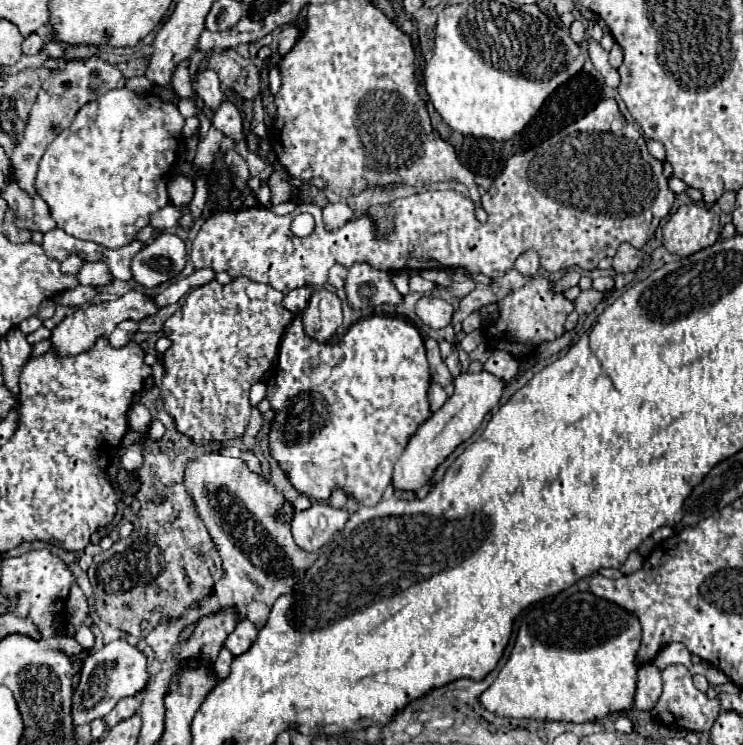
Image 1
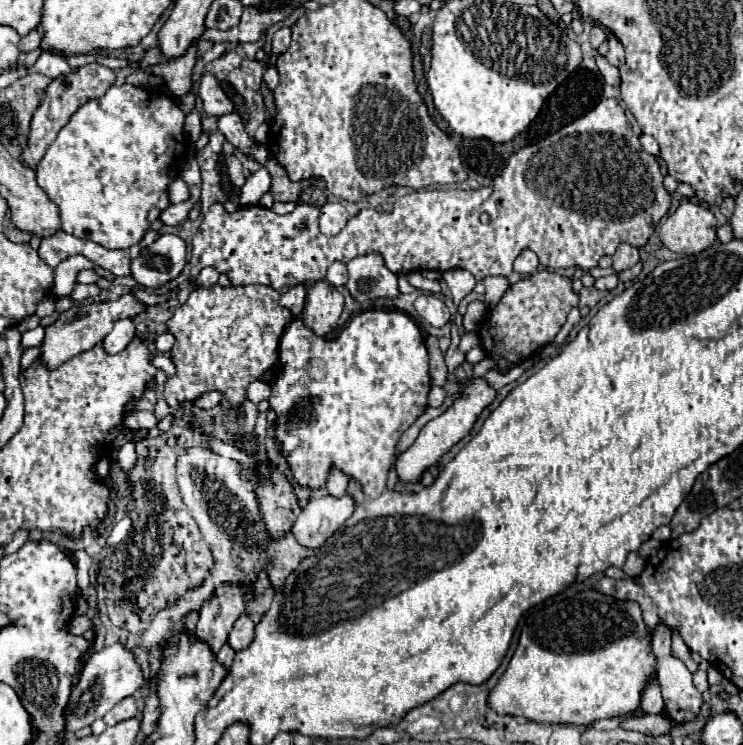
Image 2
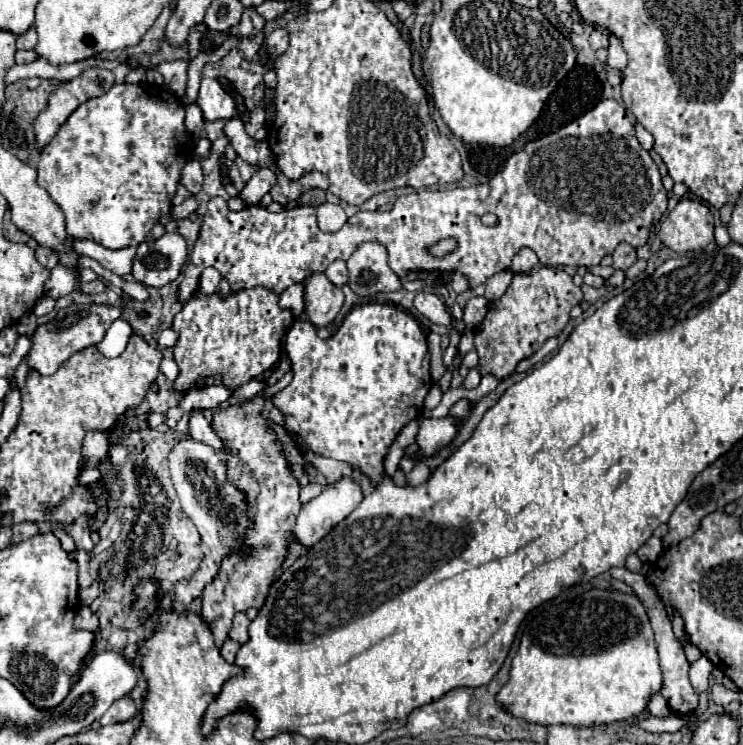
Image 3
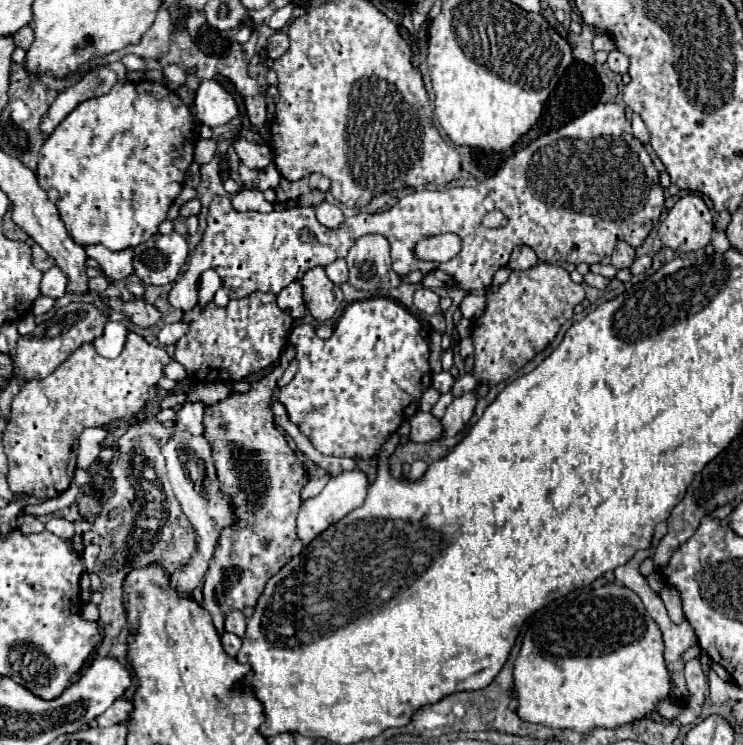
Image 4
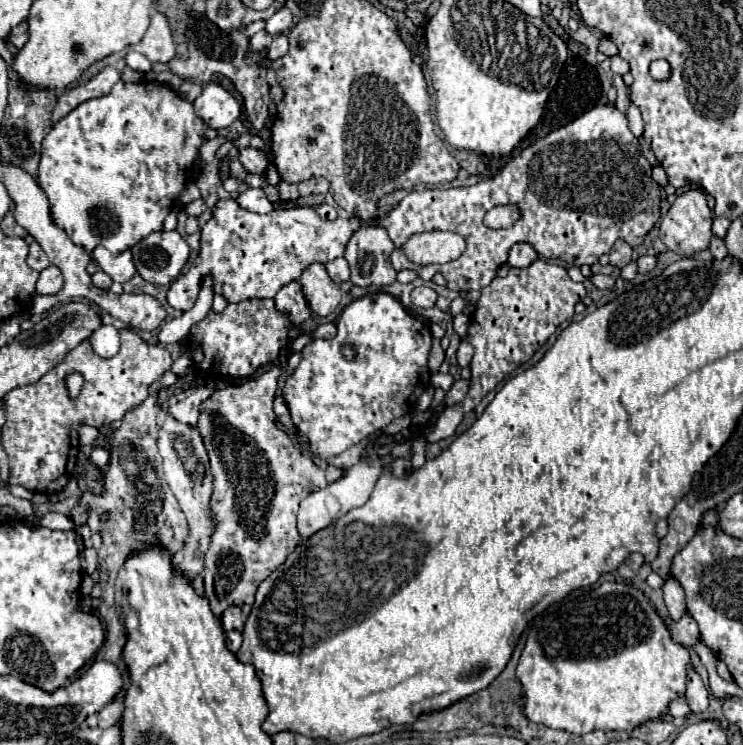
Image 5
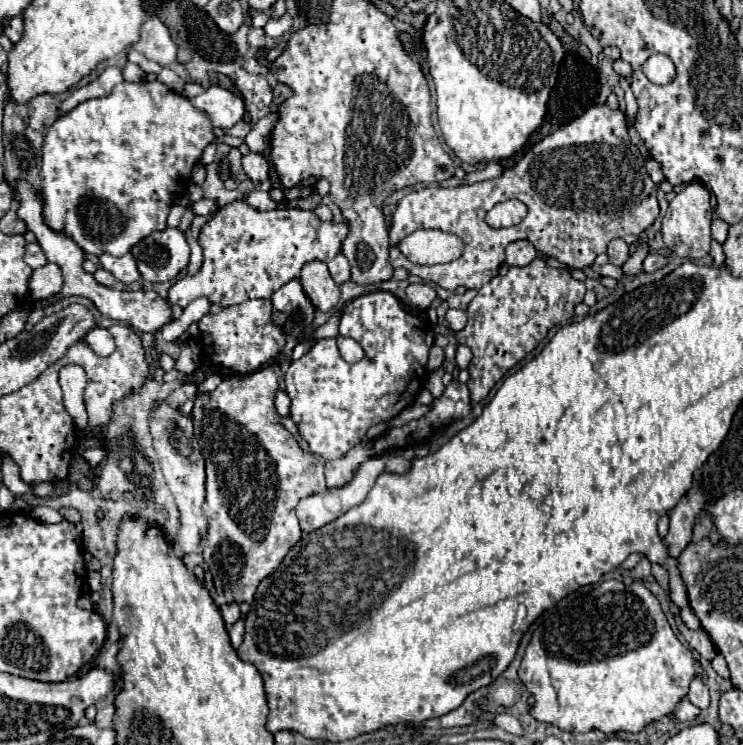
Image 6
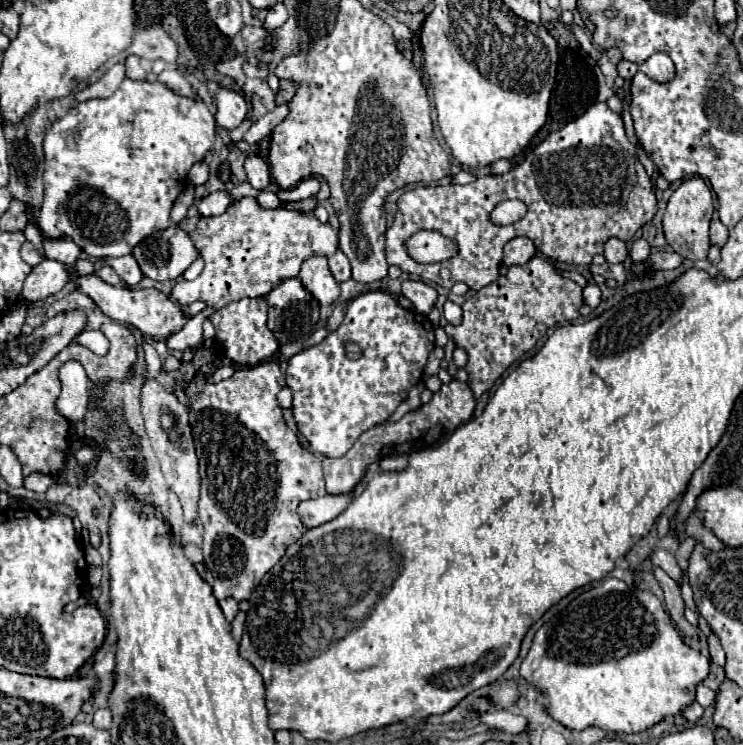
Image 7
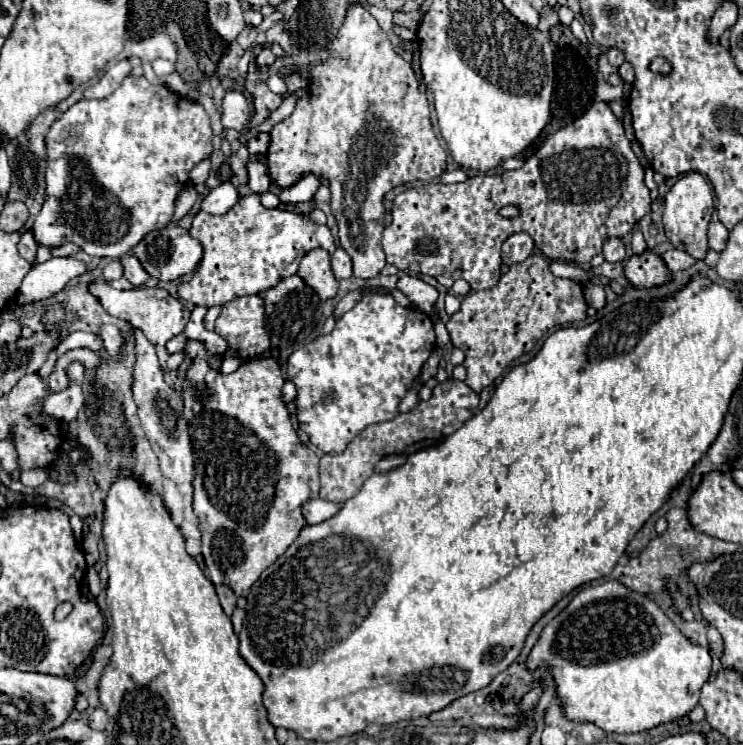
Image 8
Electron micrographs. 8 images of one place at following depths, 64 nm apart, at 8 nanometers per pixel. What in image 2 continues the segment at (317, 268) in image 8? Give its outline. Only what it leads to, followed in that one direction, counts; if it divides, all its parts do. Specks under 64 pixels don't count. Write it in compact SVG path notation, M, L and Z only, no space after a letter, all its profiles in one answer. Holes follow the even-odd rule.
M316 282L308 288L302 322L306 328L322 338L338 326L342 306L344 298L334 286L330 286L328 282Z

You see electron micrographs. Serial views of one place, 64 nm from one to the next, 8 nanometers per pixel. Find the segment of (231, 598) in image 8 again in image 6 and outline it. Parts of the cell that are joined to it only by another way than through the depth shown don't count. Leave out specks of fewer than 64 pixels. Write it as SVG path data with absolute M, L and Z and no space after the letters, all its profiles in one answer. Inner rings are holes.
M226 604L226 606L220 608L220 612L222 612L222 618L224 618L224 622L226 622L228 628L232 624L236 624L236 620L240 620L240 608L238 608L238 604Z

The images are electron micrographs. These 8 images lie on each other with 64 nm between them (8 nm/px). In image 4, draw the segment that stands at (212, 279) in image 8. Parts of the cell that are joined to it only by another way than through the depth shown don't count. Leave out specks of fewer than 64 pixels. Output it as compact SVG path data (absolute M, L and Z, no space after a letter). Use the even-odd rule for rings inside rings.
M616 102L598 103L584 116L572 120L570 124L562 126L560 130L554 130L546 136L540 136L538 140L530 142L524 150L512 154L506 164L488 180L472 186L472 188L450 188L450 190L416 190L404 198L398 200L390 210L376 212L376 214L356 214L352 218L346 218L340 228L330 230L324 228L316 216L314 208L310 206L296 206L290 210L274 210L270 214L262 212L238 212L232 208L230 198L216 196L210 202L208 208L208 226L202 234L200 244L196 246L192 254L192 262L188 262L186 272L178 278L176 286L172 288L168 300L174 308L190 310L192 294L198 292L198 276L214 268L222 284L230 290L230 298L244 298L250 292L262 290L270 294L278 294L282 288L286 288L292 282L298 282L310 268L322 266L326 268L336 258L346 258L352 244L366 234L382 234L390 242L392 250L392 270L402 278L414 270L420 270L424 274L432 270L444 270L448 276L452 276L460 288L464 290L478 290L488 288L492 276L498 268L506 266L510 260L510 254L516 246L530 246L540 262L568 262L568 264L598 264L604 256L610 256L616 242L625 240L634 248L638 248L649 235L655 224L659 223L659 217L664 208L664 188L660 186L660 174L654 168L646 148L638 138L634 138L630 120L626 118L624 108L620 108ZM492 210L500 210L508 224L502 228L482 228L482 216ZM438 234L458 234L462 238L462 250L452 260L440 264L440 262L426 262L418 260L414 248L416 242L438 236Z

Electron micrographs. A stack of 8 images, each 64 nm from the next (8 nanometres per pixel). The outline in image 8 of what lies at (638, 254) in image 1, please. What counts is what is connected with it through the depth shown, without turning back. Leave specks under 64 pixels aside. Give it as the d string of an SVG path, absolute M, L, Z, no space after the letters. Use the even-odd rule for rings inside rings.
M606 238L602 254L604 254L606 262L622 262L626 258L626 248L620 238Z

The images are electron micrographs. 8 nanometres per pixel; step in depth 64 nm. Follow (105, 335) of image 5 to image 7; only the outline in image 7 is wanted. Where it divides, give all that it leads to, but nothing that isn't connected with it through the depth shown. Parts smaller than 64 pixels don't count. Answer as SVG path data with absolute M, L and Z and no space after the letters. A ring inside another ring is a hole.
M84 330L74 338L74 342L90 348L98 356L106 356L110 350L110 340L104 336L102 330Z

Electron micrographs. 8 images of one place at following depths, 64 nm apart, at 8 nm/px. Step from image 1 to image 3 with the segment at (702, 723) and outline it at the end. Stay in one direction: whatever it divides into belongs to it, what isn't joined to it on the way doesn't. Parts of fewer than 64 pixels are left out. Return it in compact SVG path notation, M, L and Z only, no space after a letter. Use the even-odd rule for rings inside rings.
M612 568L610 576L616 578L616 580L624 580L628 586L632 586L634 592L638 594L638 598L650 610L650 622L652 622L652 630L654 630L654 638L656 638L656 650L658 650L658 656L660 656L660 670L662 670L662 678L664 678L660 692L668 700L668 706L670 706L670 710L674 714L678 714L678 716L692 714L698 708L698 692L692 688L692 684L688 680L688 668L690 668L690 664L686 662L682 644L676 642L676 638L674 638L672 624L670 624L670 618L664 612L662 602L656 598L656 592L652 590L652 586L646 582L646 578L642 574L634 574L634 572L626 570L626 568Z

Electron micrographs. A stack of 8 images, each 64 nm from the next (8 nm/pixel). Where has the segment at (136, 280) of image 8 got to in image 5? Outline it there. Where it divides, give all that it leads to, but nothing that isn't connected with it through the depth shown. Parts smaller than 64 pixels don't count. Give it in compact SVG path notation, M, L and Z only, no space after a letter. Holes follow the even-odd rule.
M96 246L92 250L92 260L98 262L98 266L114 280L114 282L126 282L130 280L134 274L136 274L136 268L134 268L134 262L132 262L132 252L126 250L118 256L110 254L104 246Z

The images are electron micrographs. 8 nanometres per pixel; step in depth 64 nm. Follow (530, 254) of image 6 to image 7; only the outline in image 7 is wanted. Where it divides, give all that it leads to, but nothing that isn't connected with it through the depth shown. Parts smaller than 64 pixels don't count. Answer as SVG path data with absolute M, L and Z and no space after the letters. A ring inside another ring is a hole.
M518 236L514 240L510 240L504 246L504 264L506 266L514 266L514 264L526 264L532 256L536 256L536 248L532 244L530 238Z

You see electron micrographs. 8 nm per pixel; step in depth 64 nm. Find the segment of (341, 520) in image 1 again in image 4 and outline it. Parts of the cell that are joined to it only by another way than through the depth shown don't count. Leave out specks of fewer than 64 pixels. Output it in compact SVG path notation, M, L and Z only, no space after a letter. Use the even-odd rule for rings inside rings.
M352 470L352 472L342 472L340 476L330 478L330 482L324 486L324 490L316 496L310 498L306 502L302 502L300 512L298 512L298 538L302 540L304 546L308 546L316 536L320 536L320 532L324 532L328 526L336 524L338 520L342 520L348 512L352 512L354 508L358 508L360 504L364 504L364 498L368 494L368 480L366 474Z

